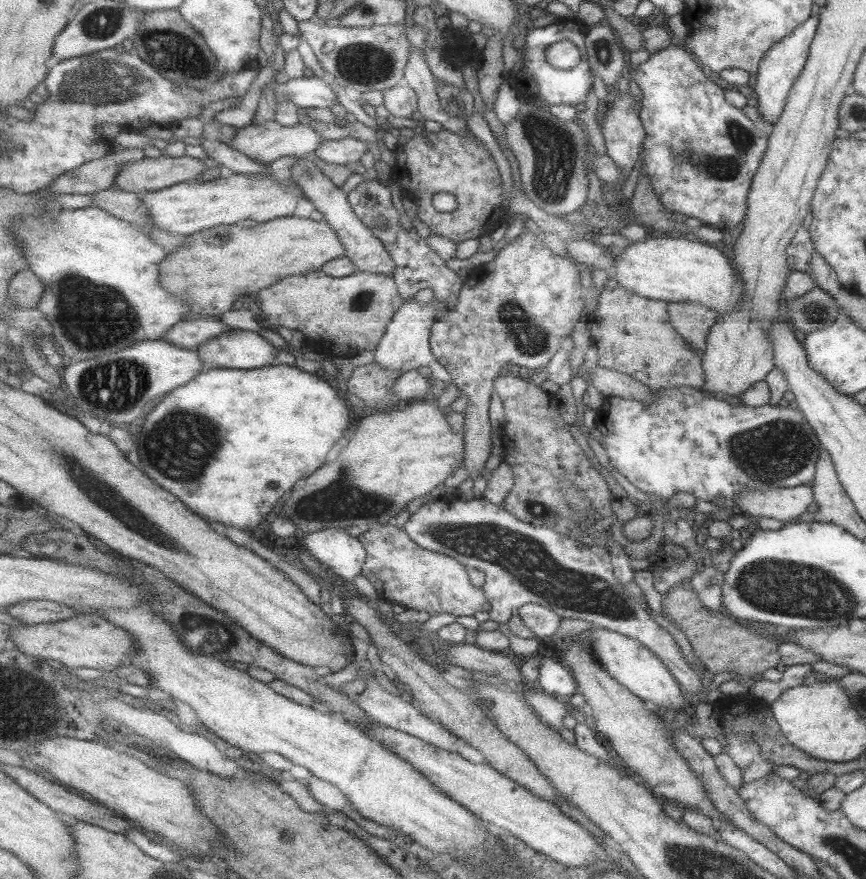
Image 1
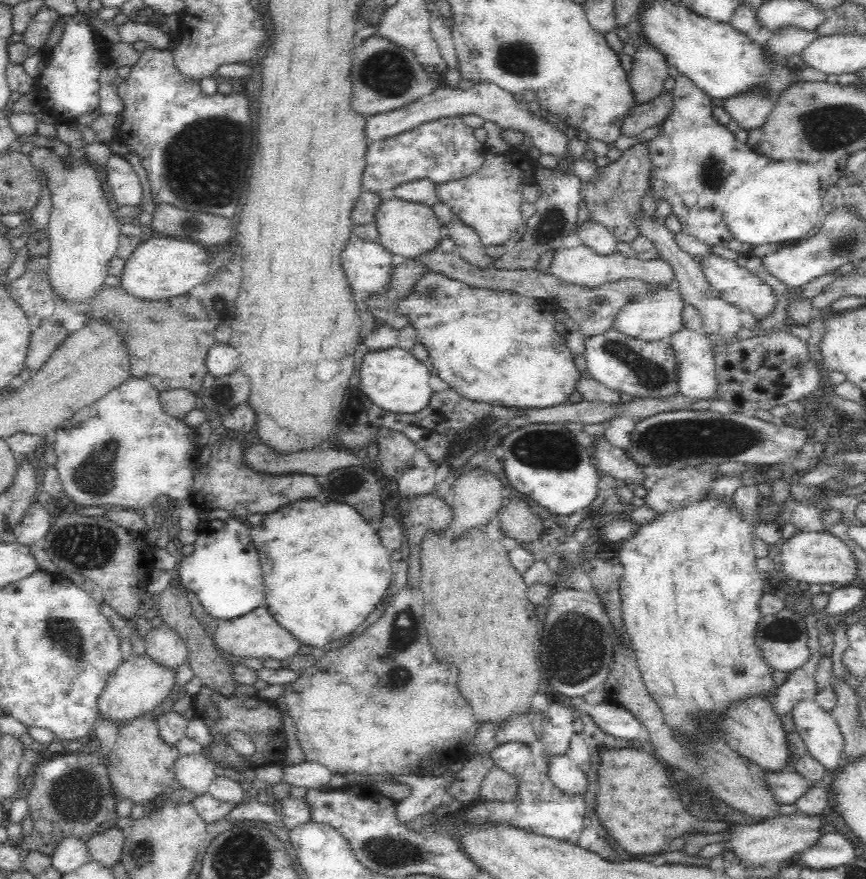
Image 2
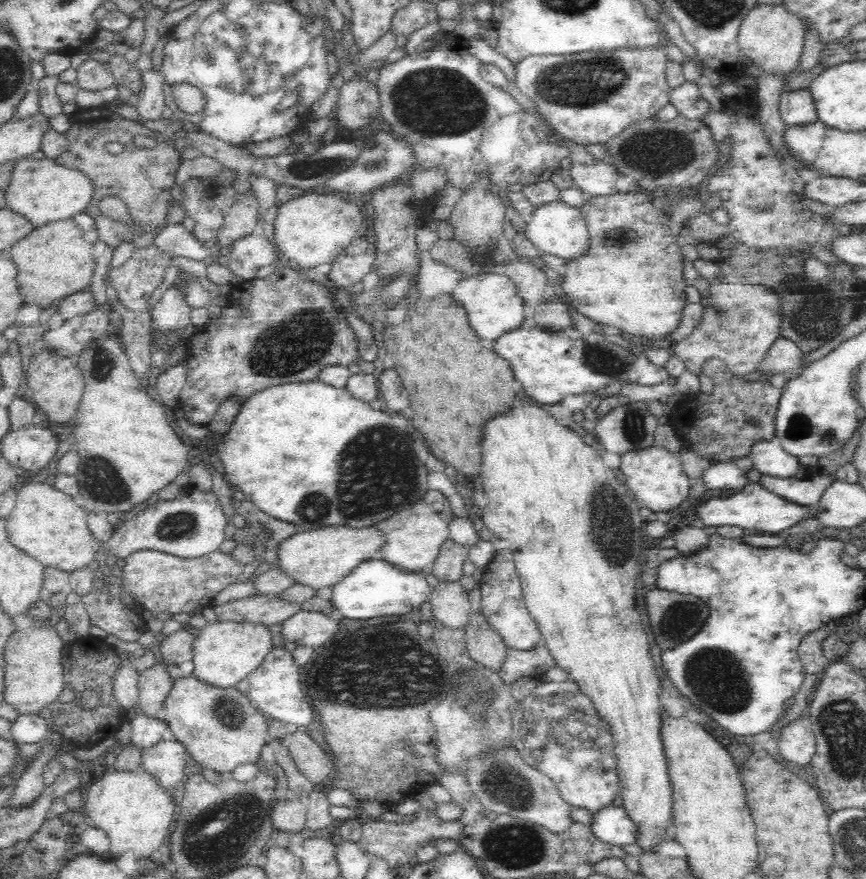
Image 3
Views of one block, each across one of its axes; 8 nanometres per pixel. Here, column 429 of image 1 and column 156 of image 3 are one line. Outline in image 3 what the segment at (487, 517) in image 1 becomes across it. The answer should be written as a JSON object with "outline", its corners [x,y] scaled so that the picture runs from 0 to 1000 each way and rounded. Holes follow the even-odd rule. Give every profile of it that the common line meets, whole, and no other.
{"outline":[[[222,554],[219,560],[210,557],[200,569],[182,569],[180,573],[154,587],[139,601],[132,602],[129,611],[122,617],[127,639],[144,637],[156,627],[176,623],[211,635],[224,635],[252,626],[261,613],[259,602],[263,589],[254,573],[254,564],[241,556]]]}

